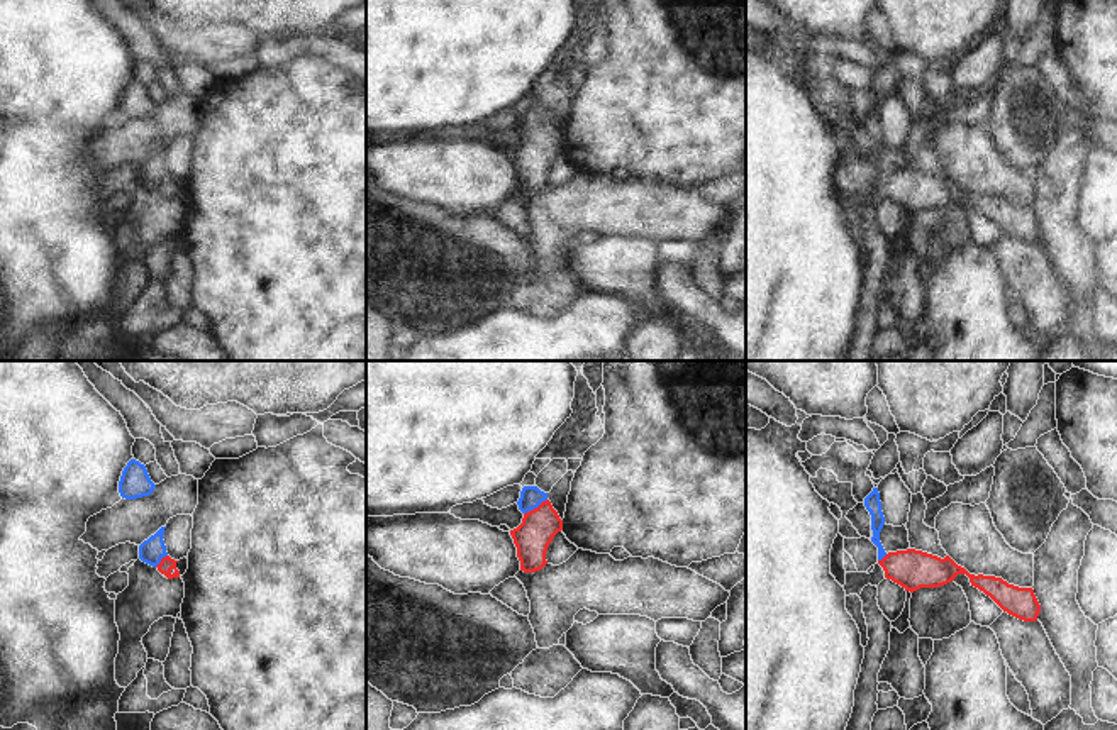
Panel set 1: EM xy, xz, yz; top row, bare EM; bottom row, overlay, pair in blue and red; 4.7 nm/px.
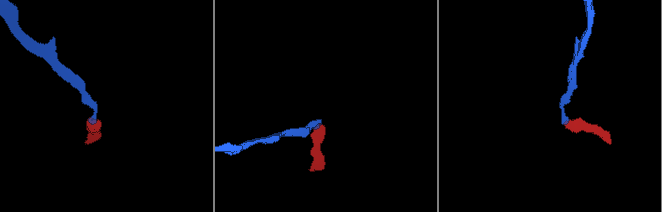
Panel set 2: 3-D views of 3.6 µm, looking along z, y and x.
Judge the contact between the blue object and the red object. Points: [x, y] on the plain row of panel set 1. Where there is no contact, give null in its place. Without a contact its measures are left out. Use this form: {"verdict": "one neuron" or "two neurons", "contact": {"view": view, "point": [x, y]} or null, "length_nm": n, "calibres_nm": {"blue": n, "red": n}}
{"verdict": "two neurons", "contact": {"view": "xz", "point": [534, 127]}, "length_nm": 130, "calibres_nm": {"blue": 110, "red": 170}}

